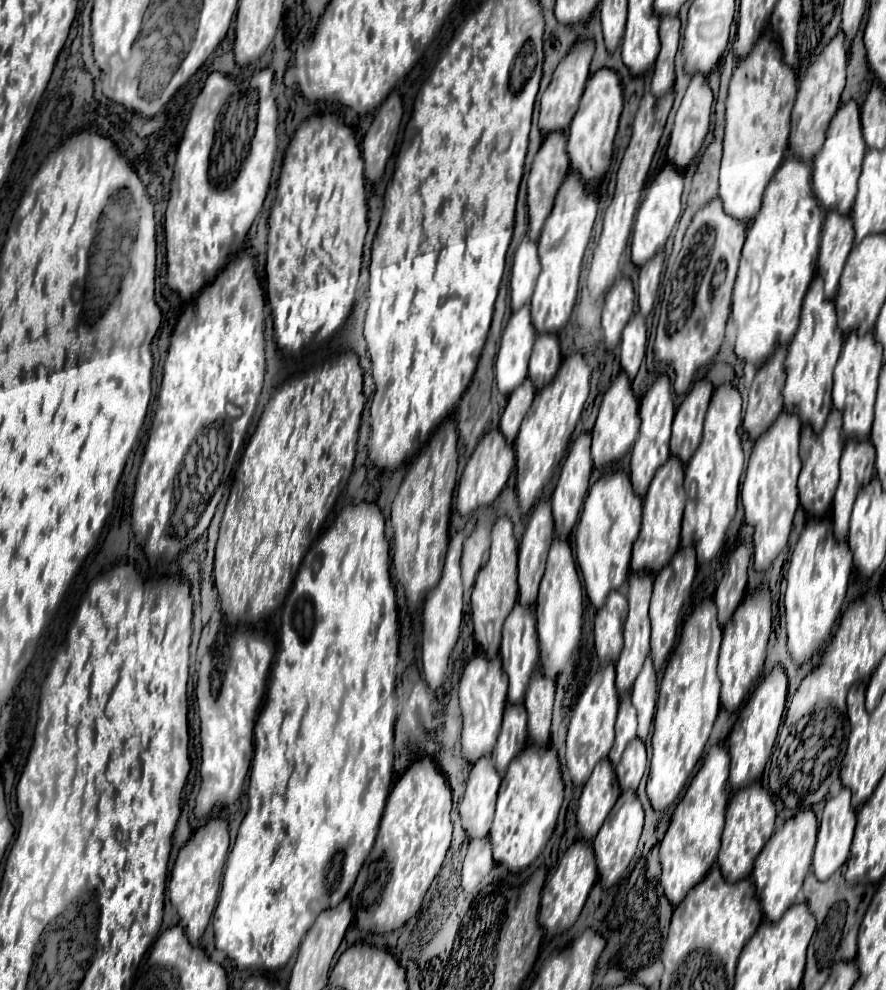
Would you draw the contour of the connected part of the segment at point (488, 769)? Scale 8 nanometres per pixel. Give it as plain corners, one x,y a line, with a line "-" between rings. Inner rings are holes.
483,756
473,764
463,802
459,806
463,828
469,838
483,838
489,834
499,784
501,776
489,756

